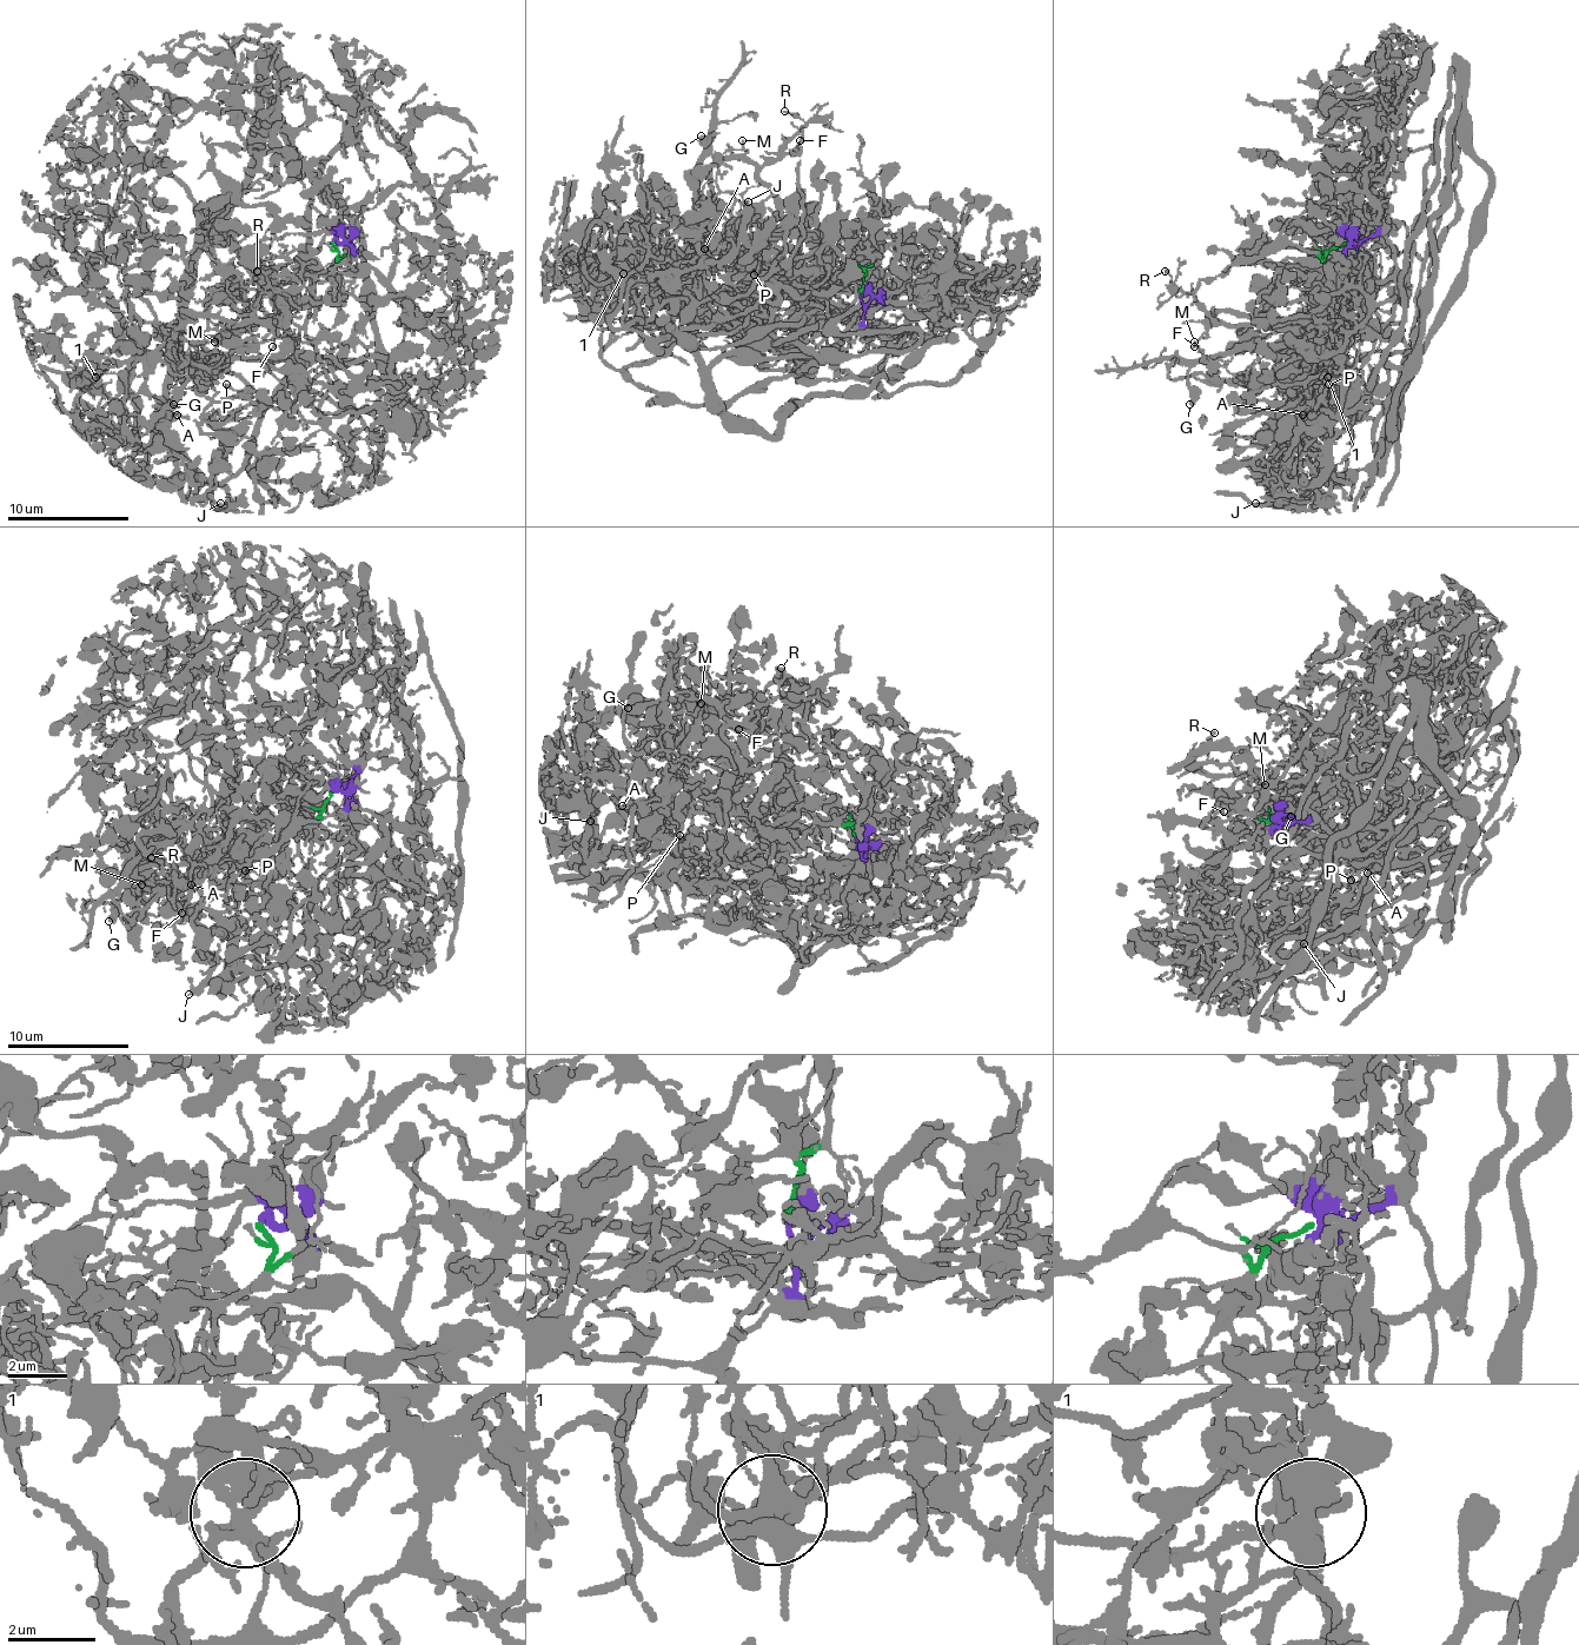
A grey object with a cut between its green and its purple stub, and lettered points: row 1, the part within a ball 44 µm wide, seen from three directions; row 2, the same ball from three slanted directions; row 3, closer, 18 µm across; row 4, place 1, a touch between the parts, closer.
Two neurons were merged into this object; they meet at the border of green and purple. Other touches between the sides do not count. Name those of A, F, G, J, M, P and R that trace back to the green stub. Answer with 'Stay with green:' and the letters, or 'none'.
Stay with green: F, G, M, R

